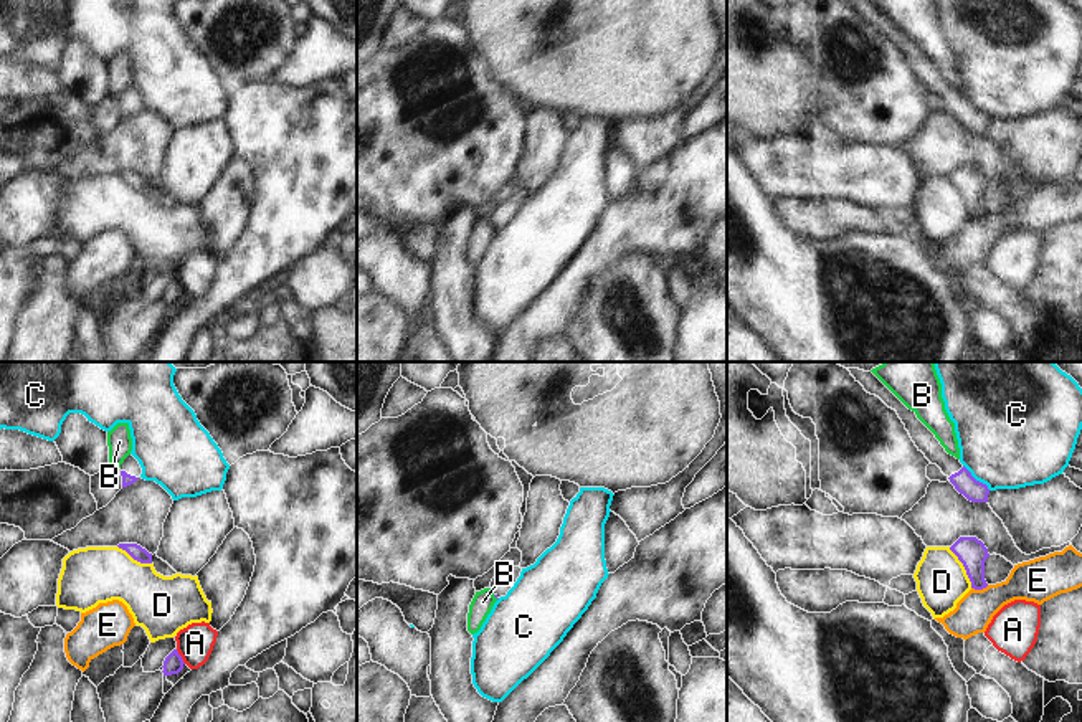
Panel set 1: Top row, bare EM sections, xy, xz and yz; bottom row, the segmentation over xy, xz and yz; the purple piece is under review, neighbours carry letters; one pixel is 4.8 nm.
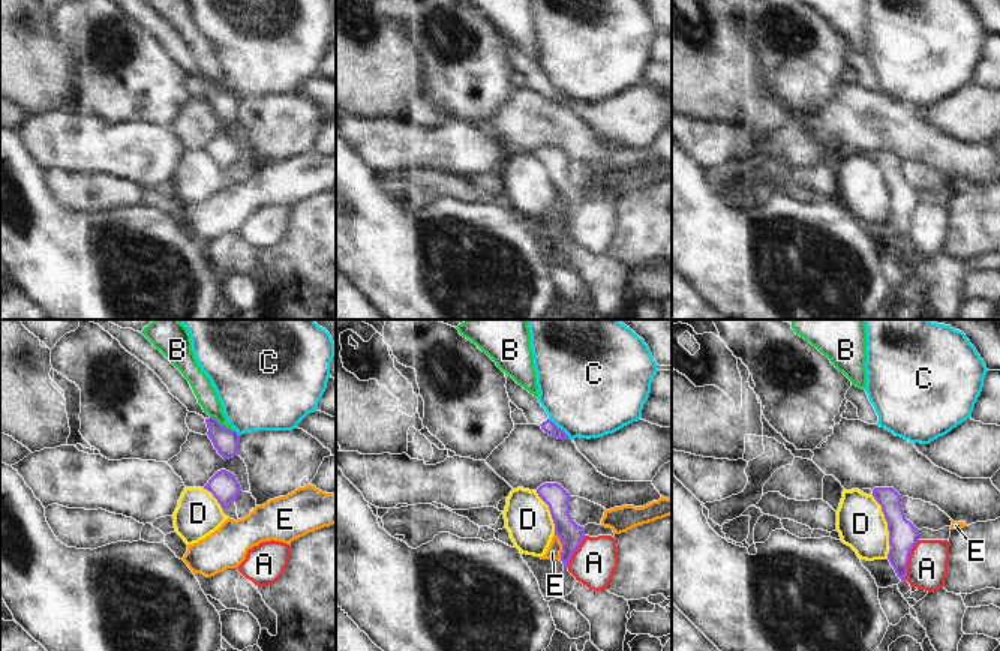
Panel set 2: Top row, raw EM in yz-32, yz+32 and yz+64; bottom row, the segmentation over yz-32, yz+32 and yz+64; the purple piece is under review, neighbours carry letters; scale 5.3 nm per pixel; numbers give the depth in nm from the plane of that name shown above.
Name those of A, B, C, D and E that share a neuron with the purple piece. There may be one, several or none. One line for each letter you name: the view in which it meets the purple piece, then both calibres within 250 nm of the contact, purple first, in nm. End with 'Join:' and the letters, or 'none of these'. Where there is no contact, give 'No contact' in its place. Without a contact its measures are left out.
Join: none of these

